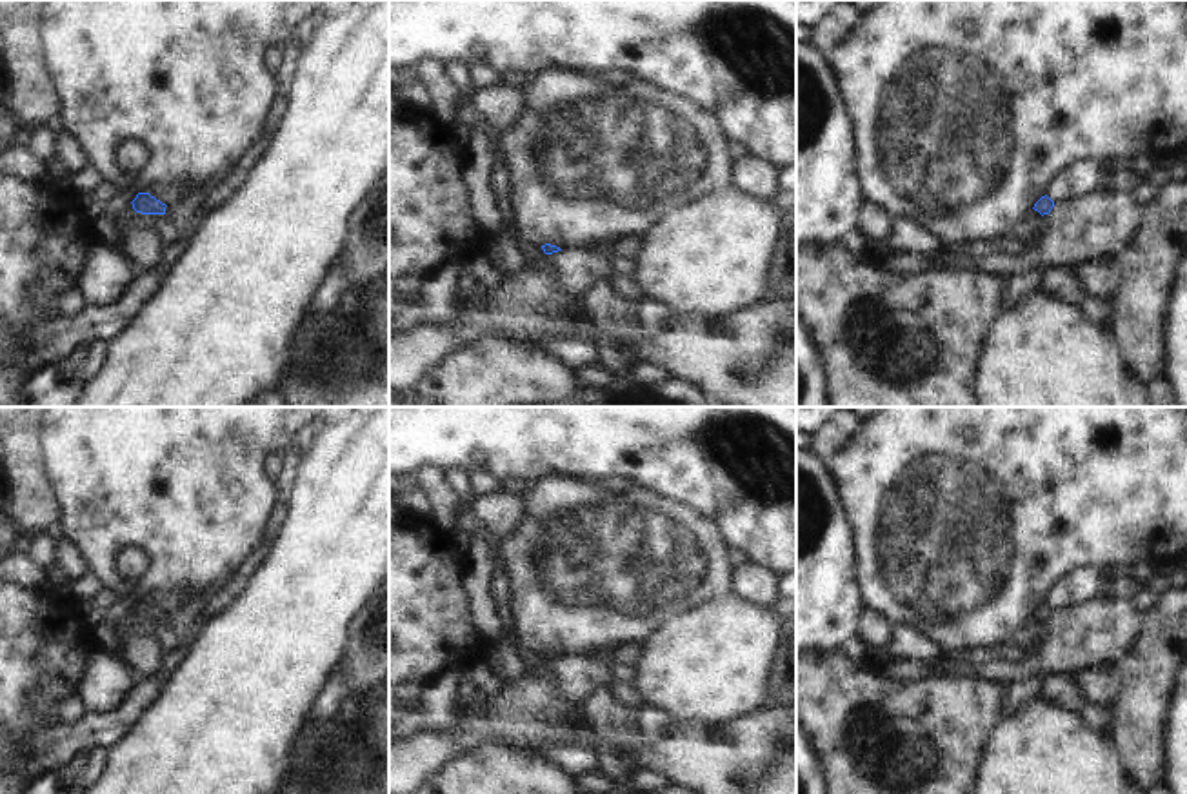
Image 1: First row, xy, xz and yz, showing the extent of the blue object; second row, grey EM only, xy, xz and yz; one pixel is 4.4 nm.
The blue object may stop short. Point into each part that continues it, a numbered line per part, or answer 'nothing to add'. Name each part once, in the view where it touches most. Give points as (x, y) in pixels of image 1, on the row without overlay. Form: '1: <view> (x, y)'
nothing to add.

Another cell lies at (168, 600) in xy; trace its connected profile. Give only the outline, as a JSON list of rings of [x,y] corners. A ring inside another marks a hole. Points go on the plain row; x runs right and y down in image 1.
[[[158,591],[155,592],[149,601],[160,607],[162,610],[169,612],[175,610],[180,603],[189,600],[193,594],[184,591]]]

